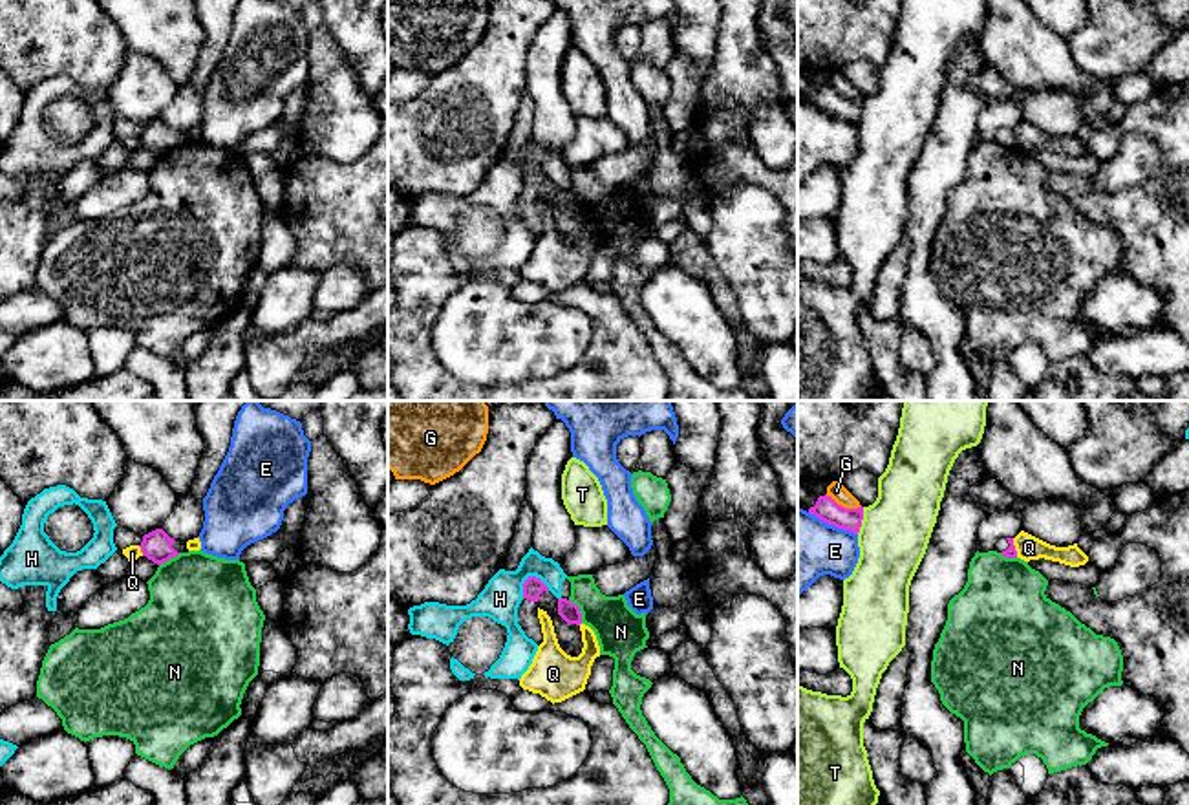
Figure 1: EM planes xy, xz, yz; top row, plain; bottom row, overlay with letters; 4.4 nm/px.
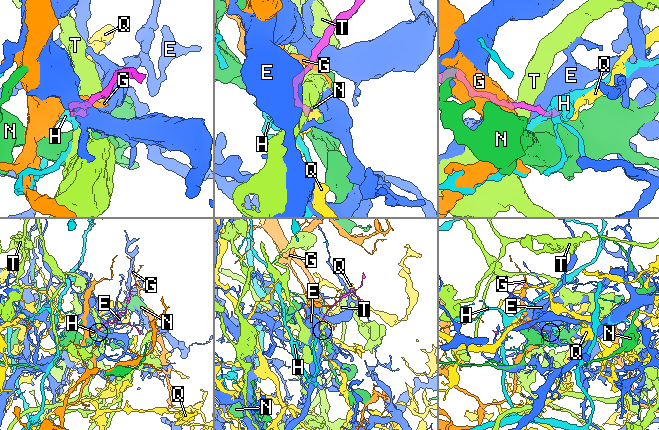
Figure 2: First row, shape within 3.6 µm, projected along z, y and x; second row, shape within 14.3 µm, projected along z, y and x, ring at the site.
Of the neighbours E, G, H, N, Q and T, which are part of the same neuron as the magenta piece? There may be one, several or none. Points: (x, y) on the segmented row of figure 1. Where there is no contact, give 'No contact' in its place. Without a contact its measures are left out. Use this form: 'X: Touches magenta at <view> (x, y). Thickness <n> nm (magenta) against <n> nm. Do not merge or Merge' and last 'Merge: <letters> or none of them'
E: Touches magenta at yz (833, 524). Thickness 100 nm (magenta) against 320 nm. Do not merge
G: Touches magenta at yz (844, 507). Thickness 100 nm (magenta) against 80 nm. Do not merge
H: Touches magenta at xz (529, 577). Thickness 90 nm (magenta) against 170 nm. Do not merge
N: Touches magenta at xz (578, 611). Thickness 90 nm (magenta) against 220 nm. Do not merge
Q: Touches magenta at xy (141, 551). Thickness 140 nm (magenta) against 70 nm. Do not merge
T: Touches magenta at yz (862, 518). Thickness 100 nm (magenta) against 300 nm. Do not merge
Merge: none of them

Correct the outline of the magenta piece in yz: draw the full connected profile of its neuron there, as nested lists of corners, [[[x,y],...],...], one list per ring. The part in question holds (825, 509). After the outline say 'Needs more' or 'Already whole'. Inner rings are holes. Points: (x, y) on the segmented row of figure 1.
[[[827,494],[819,496],[816,505],[810,507],[809,512],[829,525],[834,525],[843,531],[851,531],[854,534],[860,532],[862,520],[863,520],[863,507],[845,509],[845,507],[838,505]]]. Already whole

